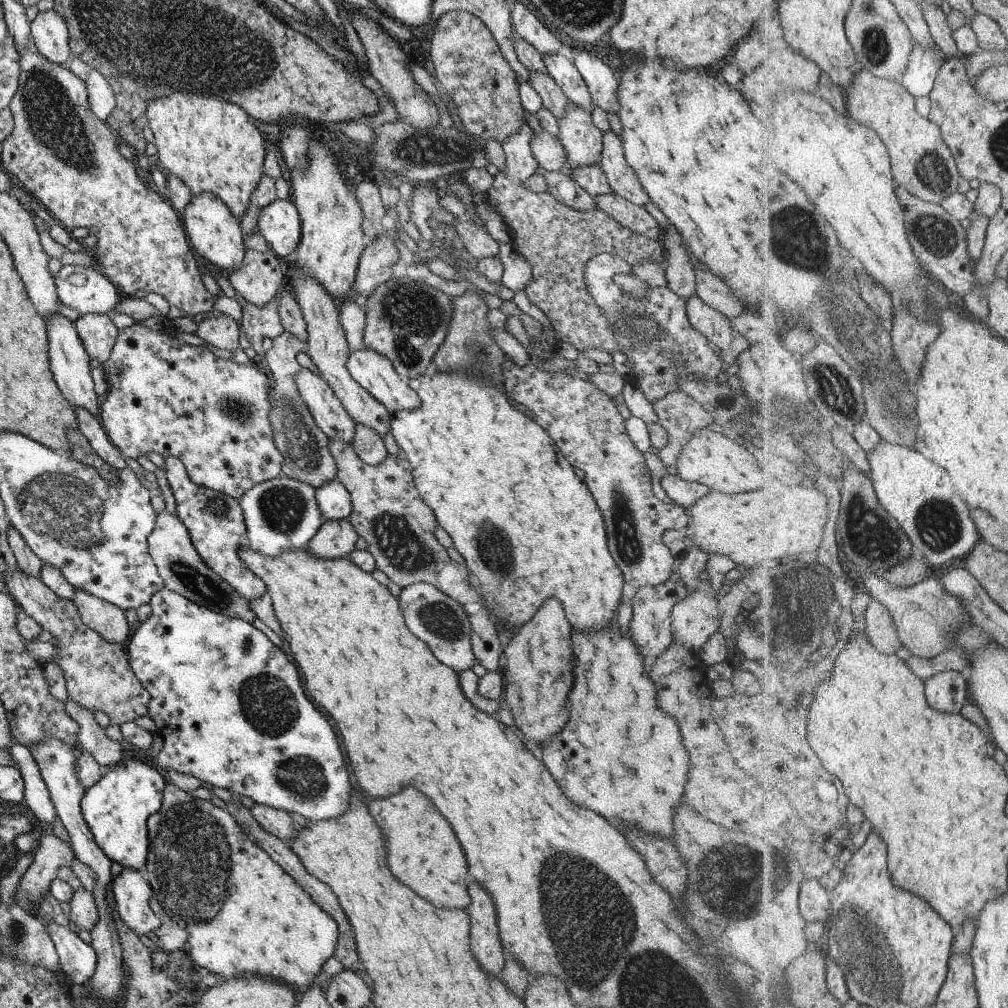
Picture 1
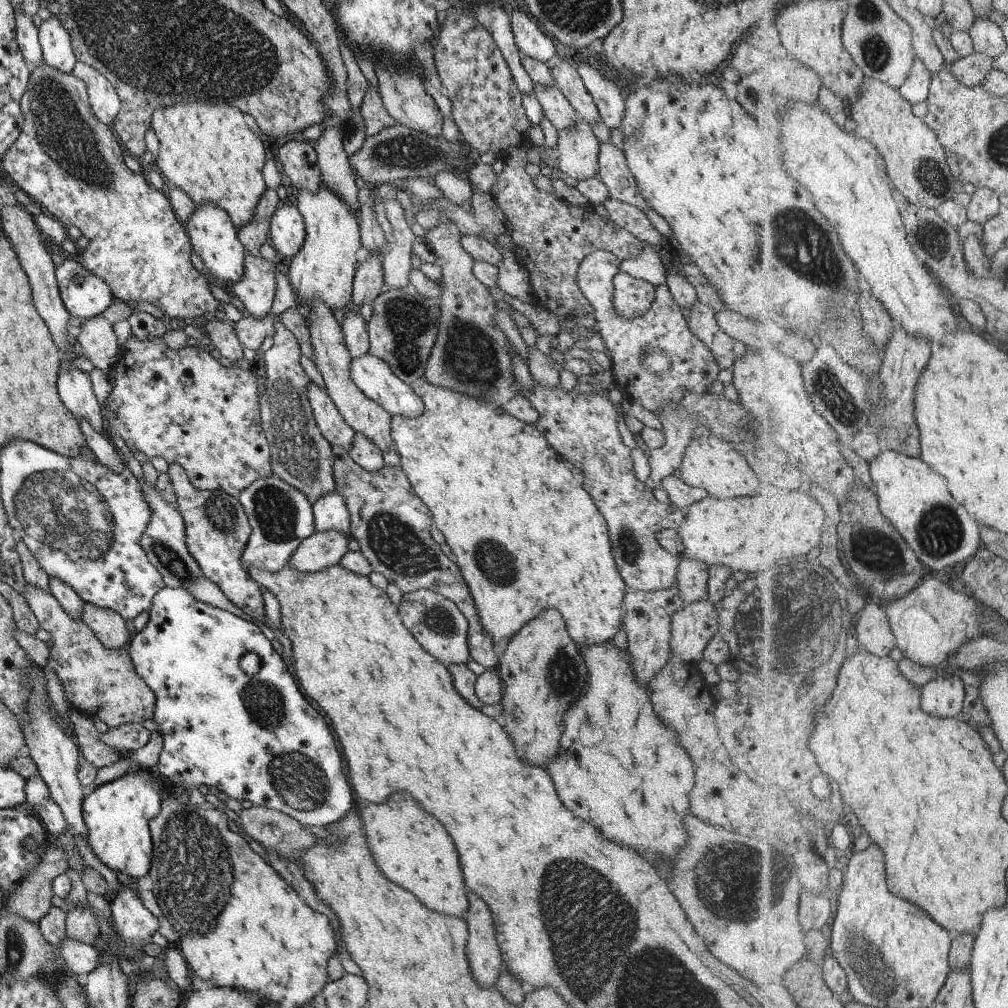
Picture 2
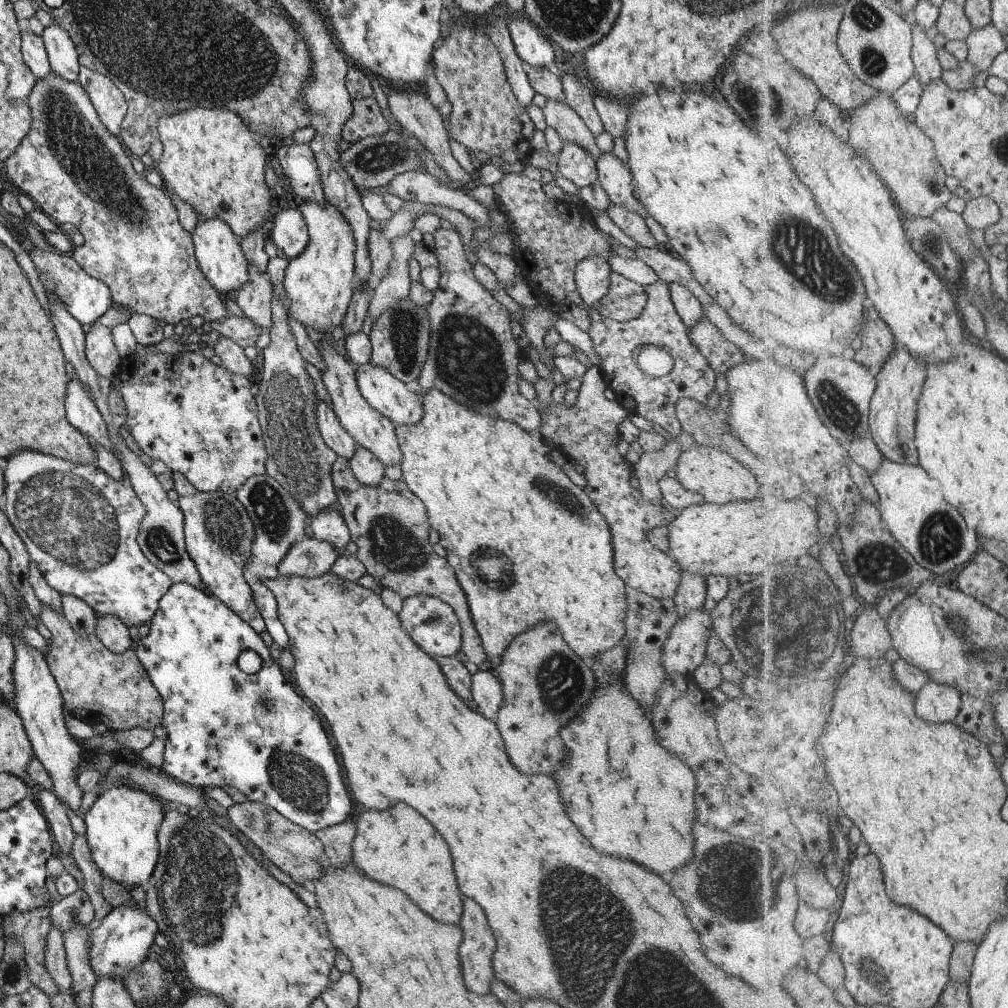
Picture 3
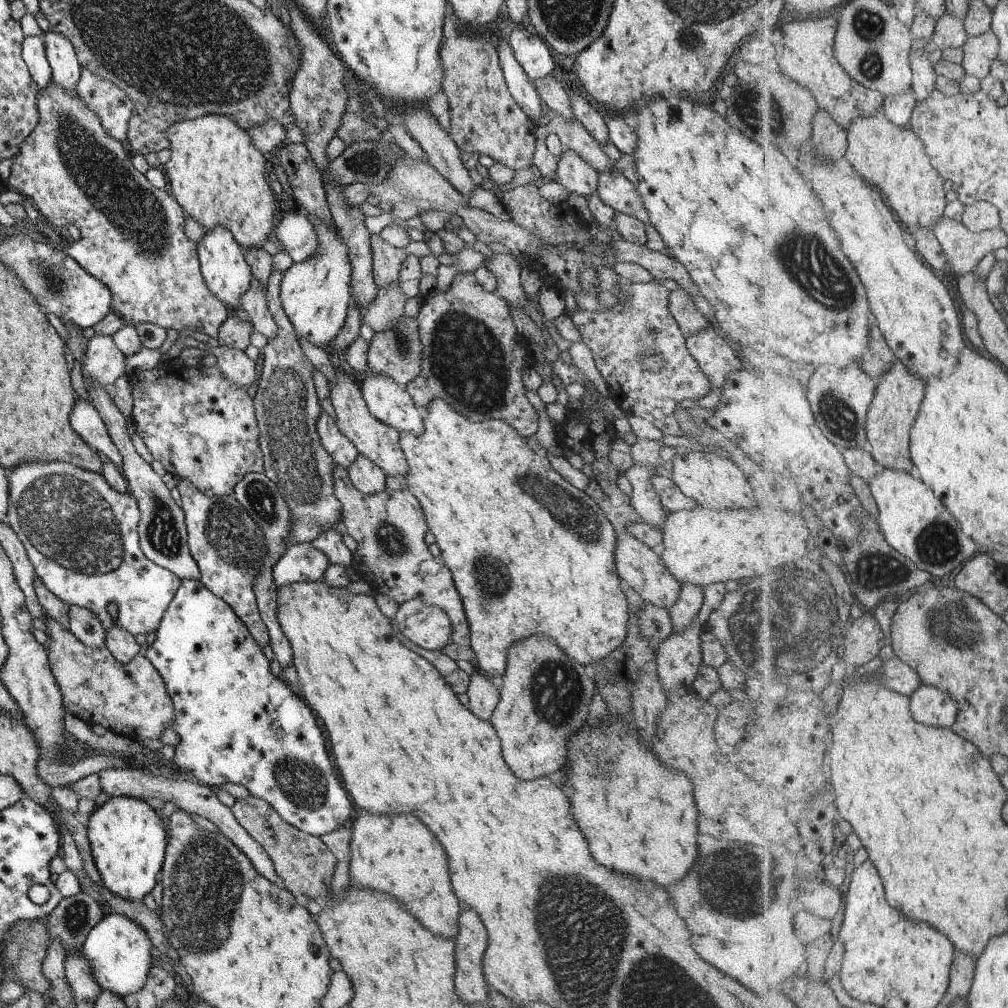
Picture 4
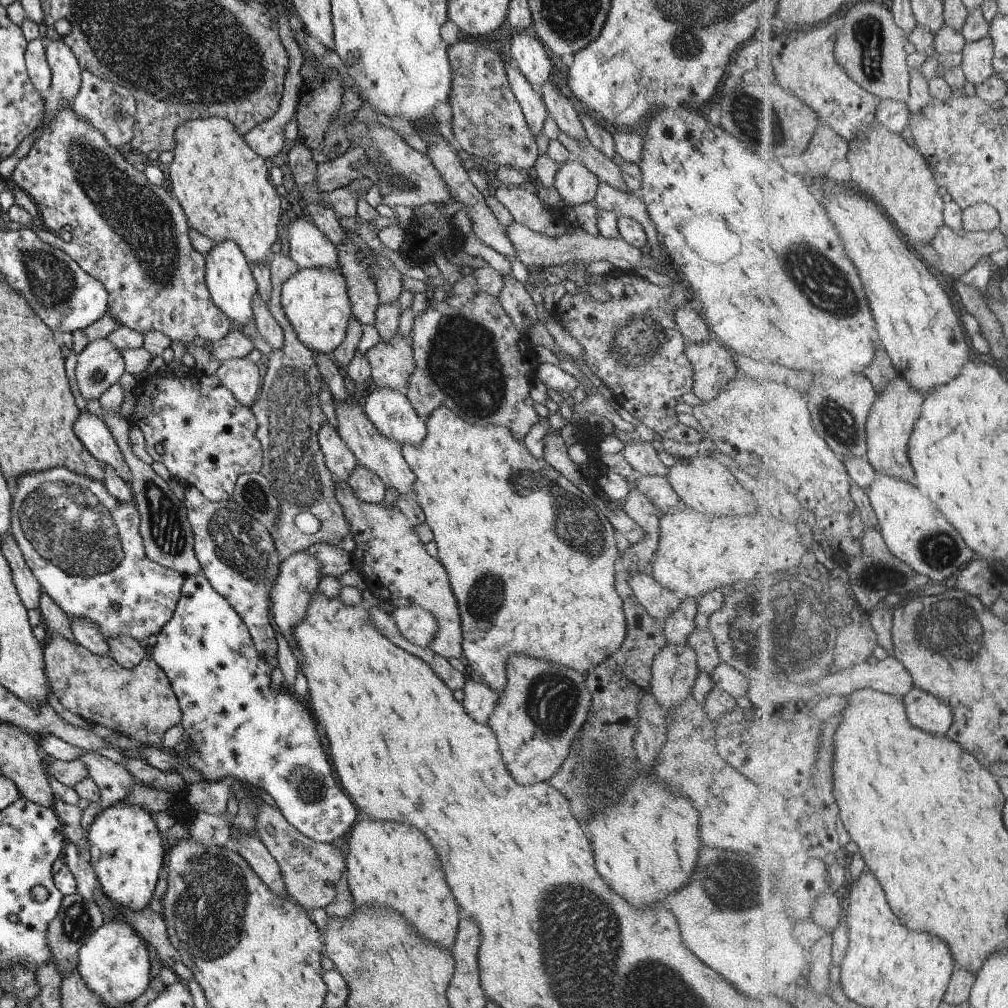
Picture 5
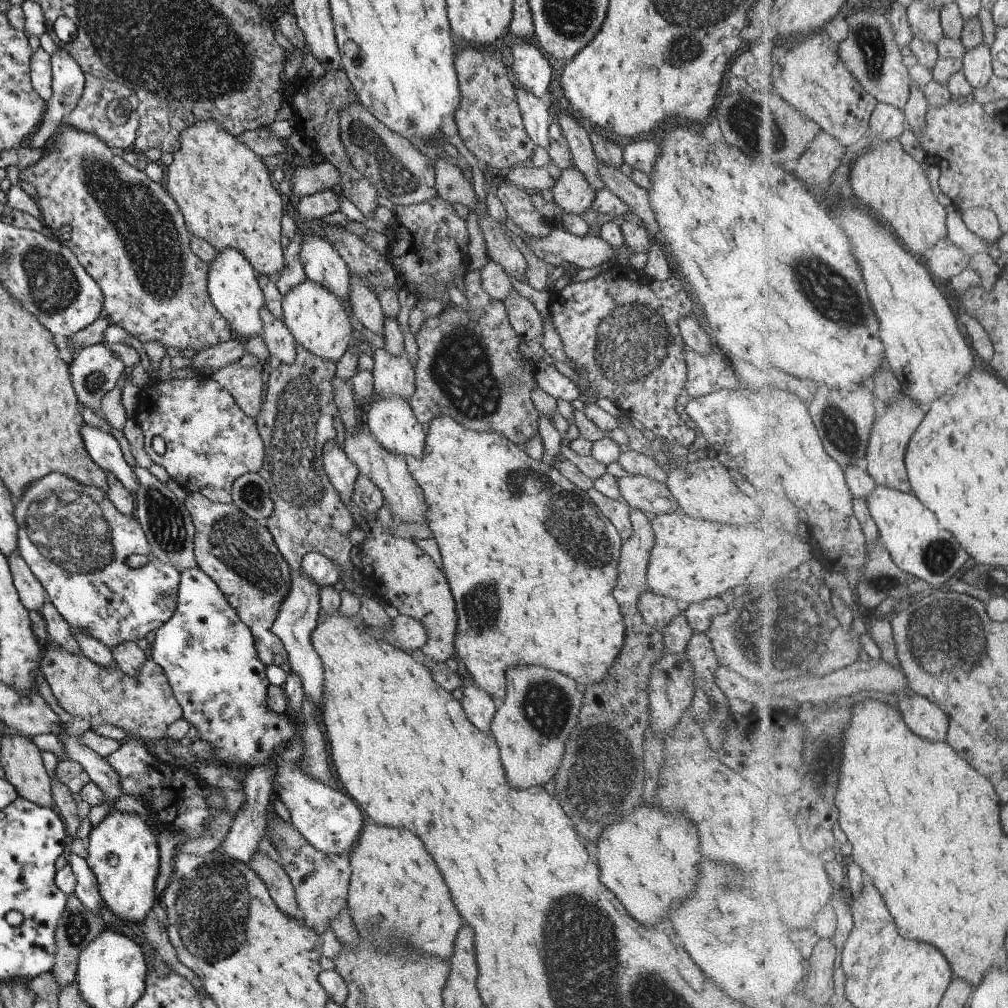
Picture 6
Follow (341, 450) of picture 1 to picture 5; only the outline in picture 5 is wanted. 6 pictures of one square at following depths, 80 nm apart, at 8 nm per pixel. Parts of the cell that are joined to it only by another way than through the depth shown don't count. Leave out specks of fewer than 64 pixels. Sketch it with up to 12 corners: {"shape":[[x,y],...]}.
{"shape":[[334,493],[353,567],[394,608],[435,620],[427,647],[463,661],[445,568],[413,529],[414,497],[366,503]]}

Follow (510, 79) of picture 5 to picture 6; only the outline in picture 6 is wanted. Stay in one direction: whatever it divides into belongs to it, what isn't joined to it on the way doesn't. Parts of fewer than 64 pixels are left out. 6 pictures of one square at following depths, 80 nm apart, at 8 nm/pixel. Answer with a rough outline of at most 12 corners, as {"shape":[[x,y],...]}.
{"shape":[[522,86],[516,101],[527,136],[547,150],[548,107]]}

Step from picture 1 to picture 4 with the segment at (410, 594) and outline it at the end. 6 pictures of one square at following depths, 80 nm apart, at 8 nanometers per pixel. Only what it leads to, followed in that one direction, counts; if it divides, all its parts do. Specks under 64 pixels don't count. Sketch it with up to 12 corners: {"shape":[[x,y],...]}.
{"shape":[[402,602],[392,626],[409,642],[441,651],[452,635],[444,610]]}

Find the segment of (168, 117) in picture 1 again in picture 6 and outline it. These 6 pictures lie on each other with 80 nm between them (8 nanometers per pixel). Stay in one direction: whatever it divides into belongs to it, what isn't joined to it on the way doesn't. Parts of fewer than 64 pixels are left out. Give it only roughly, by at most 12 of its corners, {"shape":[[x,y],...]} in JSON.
{"shape":[[209,119],[162,183],[188,234],[274,279],[289,208],[260,156]]}

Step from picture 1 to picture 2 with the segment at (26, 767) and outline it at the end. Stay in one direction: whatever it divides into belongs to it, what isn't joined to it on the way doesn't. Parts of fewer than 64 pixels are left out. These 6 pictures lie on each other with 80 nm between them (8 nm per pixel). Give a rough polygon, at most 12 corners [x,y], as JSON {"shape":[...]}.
{"shape":[[38,775],[24,780],[24,804],[55,837],[67,831]]}

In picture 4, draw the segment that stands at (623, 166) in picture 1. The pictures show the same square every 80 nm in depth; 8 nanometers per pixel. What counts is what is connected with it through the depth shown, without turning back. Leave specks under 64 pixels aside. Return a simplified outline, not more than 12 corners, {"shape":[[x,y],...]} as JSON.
{"shape":[[620,171],[598,174],[595,192],[614,211],[648,222],[647,211]]}

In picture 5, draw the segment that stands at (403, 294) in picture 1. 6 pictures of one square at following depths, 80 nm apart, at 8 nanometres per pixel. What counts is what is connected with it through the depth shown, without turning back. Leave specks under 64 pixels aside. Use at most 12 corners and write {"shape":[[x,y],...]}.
{"shape":[[395,333],[364,356],[370,383],[405,392],[415,370],[411,338]]}

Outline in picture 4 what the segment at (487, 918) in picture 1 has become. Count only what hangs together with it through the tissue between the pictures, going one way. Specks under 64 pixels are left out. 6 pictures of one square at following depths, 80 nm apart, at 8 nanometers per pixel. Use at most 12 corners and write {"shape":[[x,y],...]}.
{"shape":[[461,904],[455,942],[455,992],[463,1002],[487,996],[481,956],[487,934]]}

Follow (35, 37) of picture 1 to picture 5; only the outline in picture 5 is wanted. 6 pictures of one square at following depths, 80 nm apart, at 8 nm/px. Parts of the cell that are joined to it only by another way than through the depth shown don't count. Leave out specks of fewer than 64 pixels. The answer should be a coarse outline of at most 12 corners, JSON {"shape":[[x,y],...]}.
{"shape":[[59,37],[47,39],[50,87],[43,97],[43,125],[71,104],[82,71]]}

